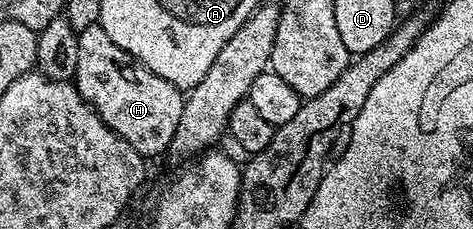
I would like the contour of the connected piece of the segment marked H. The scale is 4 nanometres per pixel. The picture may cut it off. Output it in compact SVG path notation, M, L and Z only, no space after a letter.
M101 25L89 27L77 34L79 56L72 82L80 97L84 97L86 104L102 118L104 125L124 137L124 141L128 141L136 153L151 157L165 152L180 121L183 92L124 53L124 49L120 49L120 45L116 45L116 41L104 33Z

